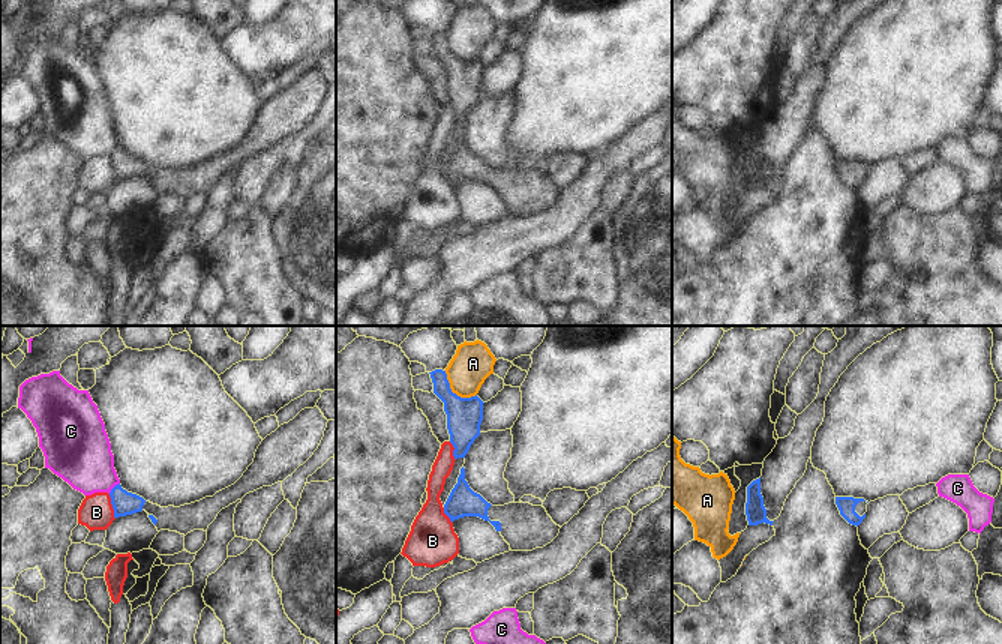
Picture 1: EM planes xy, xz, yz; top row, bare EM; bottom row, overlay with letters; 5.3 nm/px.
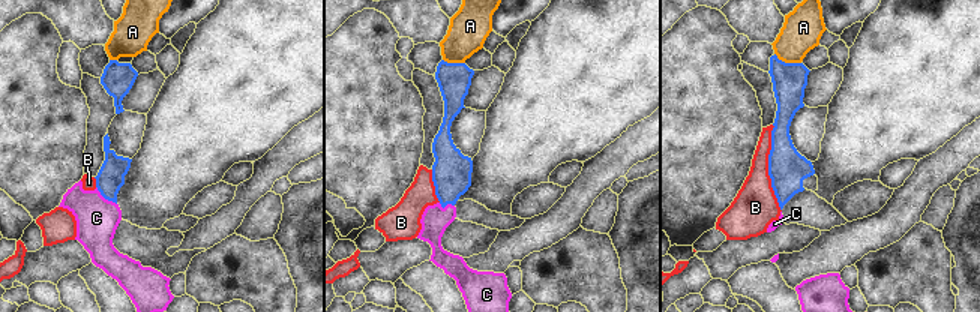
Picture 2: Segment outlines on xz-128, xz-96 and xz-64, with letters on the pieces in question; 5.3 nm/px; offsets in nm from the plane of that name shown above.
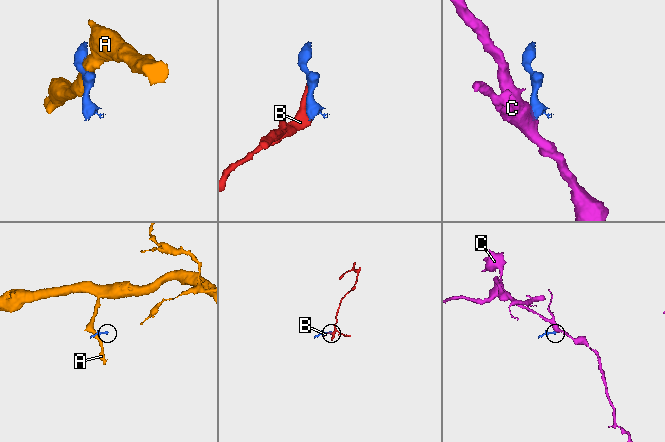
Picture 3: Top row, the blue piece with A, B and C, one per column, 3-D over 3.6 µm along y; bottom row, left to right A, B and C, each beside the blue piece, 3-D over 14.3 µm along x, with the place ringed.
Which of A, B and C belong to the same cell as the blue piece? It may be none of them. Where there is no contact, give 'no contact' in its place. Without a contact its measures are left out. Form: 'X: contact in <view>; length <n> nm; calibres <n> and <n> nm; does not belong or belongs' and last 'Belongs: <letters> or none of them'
A: contact in xz; length 220 nm; calibres 190 and 220 nm; does not belong
B: contact in xy; length 140 nm; calibres 130 and 180 nm; does not belong
C: contact in xy; length 90 nm; calibres 130 and 320 nm; does not belong
Belongs: none of them

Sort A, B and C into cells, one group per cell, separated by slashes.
A / B / C

